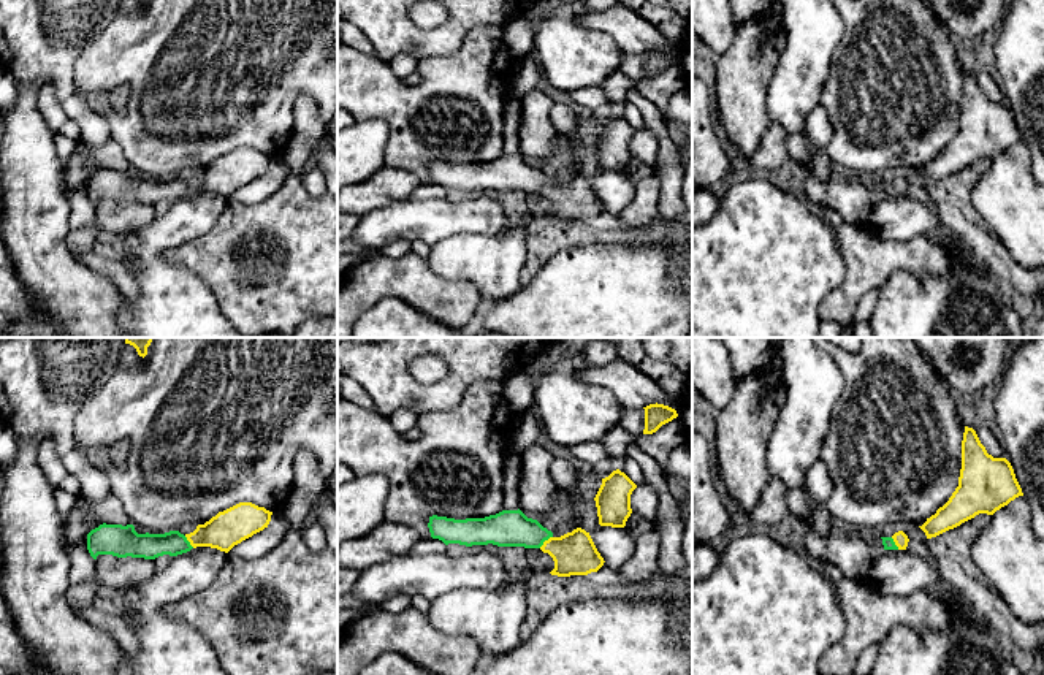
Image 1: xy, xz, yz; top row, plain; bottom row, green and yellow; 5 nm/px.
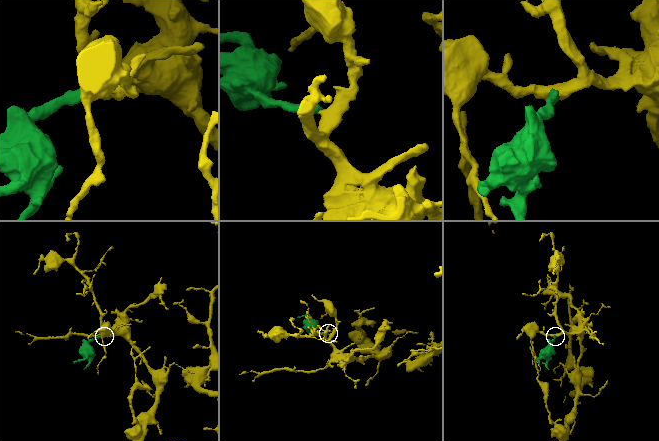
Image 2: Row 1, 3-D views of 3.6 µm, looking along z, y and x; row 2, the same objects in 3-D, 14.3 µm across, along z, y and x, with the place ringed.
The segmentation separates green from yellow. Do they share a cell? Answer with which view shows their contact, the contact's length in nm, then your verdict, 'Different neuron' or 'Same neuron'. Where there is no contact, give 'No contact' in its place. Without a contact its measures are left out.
Touches green in xz. Shared border 90 nm. Same neuron

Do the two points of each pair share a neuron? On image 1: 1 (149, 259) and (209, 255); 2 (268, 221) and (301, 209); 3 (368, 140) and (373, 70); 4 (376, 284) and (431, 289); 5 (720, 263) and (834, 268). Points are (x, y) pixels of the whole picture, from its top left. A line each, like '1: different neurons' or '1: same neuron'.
1: different neurons
2: same neuron
3: different neurons
4: same neuron
5: same neuron

